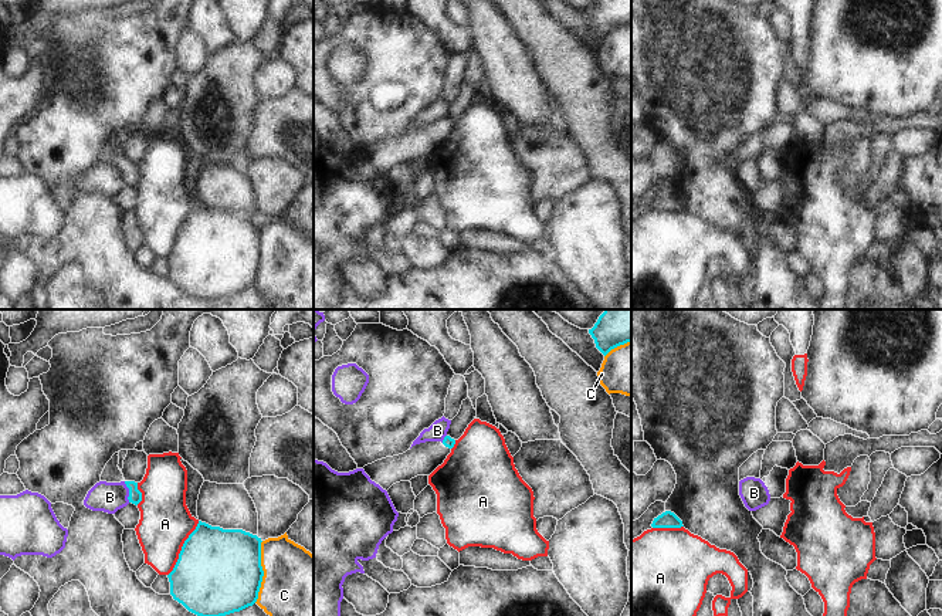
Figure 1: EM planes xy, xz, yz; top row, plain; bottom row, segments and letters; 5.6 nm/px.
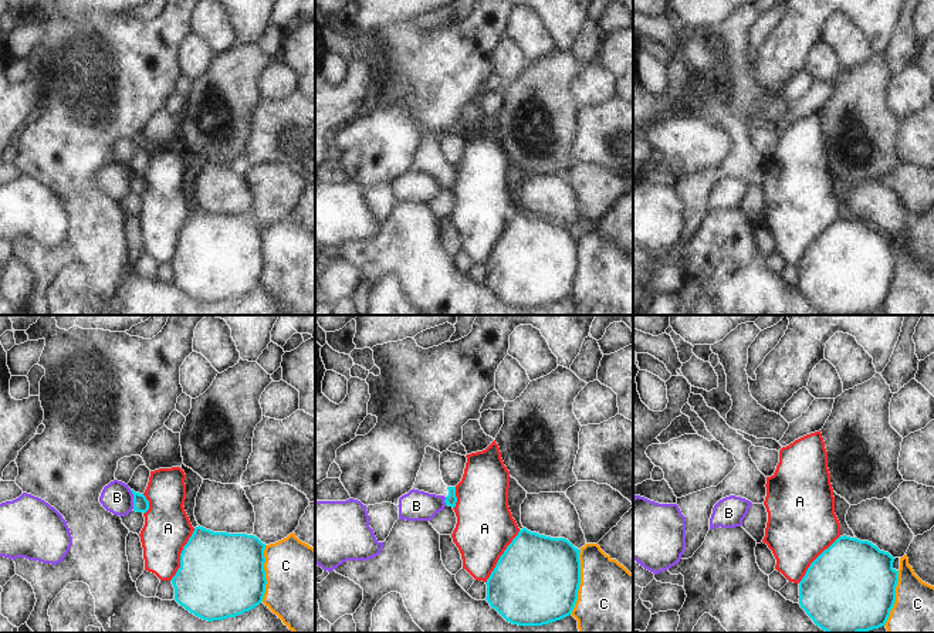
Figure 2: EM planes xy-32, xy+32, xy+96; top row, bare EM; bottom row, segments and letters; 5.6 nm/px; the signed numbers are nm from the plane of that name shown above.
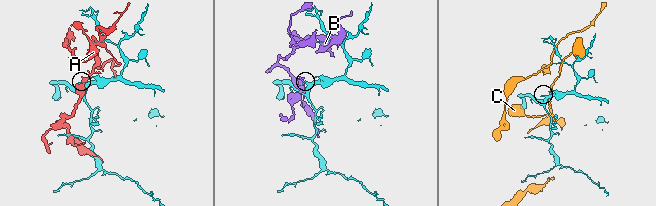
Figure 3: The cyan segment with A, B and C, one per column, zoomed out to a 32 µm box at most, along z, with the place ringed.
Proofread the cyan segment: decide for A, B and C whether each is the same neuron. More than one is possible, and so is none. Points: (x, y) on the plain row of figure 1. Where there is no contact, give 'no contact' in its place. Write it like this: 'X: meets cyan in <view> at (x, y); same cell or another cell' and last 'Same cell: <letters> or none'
A: meets cyan in xy at (182, 230); another cell
B: meets cyan in xy at (129, 173); another cell
C: meets cyan in xy at (263, 254); another cell
Same cell: none

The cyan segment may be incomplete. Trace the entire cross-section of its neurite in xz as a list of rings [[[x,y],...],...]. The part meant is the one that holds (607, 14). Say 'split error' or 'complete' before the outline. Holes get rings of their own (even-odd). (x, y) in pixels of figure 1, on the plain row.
complete; [[[599,0],[589,16],[606,38],[611,31],[631,24],[631,0]]]

